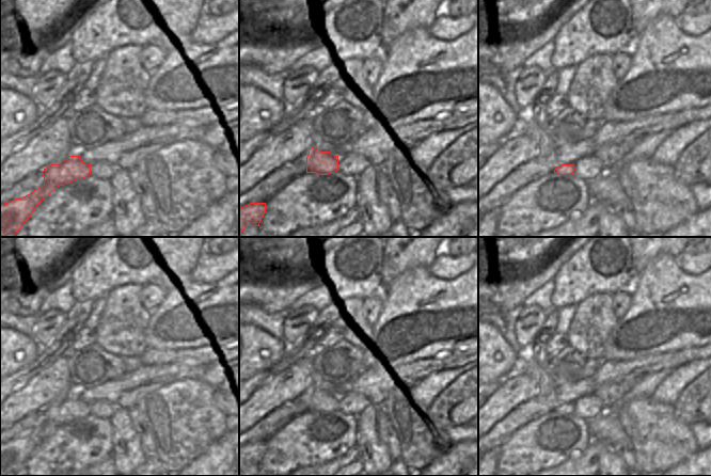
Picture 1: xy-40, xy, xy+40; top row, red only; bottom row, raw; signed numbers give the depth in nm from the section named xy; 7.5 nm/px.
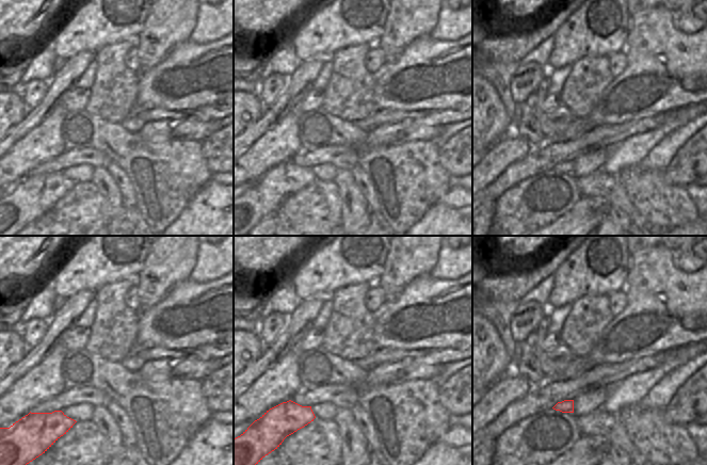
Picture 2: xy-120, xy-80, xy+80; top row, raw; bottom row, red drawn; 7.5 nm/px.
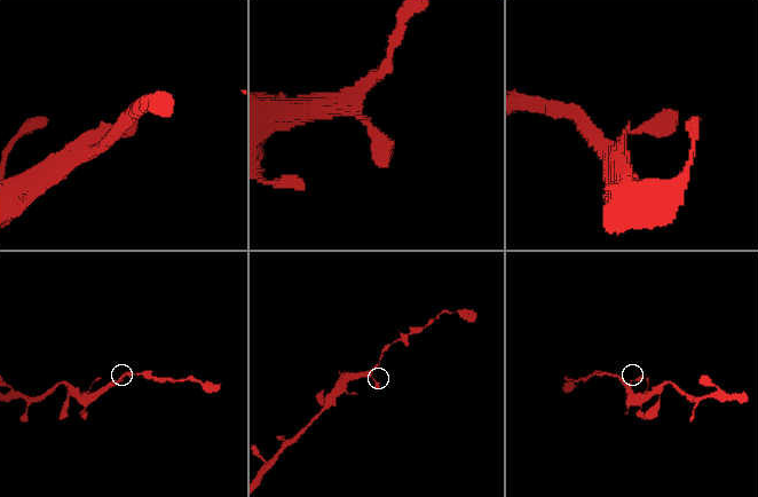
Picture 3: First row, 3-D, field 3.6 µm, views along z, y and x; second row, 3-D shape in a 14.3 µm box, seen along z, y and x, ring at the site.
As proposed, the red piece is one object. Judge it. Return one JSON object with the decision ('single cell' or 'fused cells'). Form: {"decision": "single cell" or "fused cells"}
{"decision": "single cell"}

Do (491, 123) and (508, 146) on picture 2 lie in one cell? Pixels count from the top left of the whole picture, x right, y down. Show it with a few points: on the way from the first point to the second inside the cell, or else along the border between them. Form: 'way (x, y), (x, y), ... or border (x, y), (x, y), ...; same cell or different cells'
border (511, 132), (500, 137), (484, 153); different cells

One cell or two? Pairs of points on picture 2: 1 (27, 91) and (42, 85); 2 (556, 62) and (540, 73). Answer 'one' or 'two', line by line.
1: one
2: two

